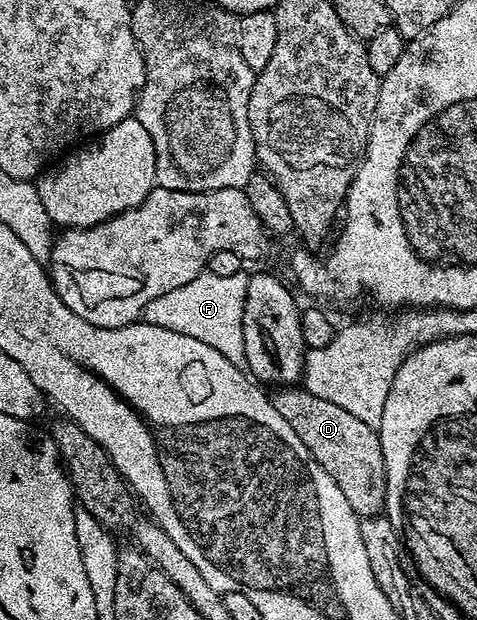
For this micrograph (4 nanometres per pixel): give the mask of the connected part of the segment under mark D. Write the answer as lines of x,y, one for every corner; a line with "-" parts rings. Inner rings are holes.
280,387
271,394
270,400
274,411
294,427
294,435
306,443
306,451
314,455
314,459
324,468
326,475
338,483
342,495
346,495
346,503
356,512
357,517
375,517
384,508
384,496
386,495
386,479
384,478
384,460
382,459
382,443
377,430
362,423
357,416
350,415
343,407
338,407
329,400
318,399
310,391
303,387

